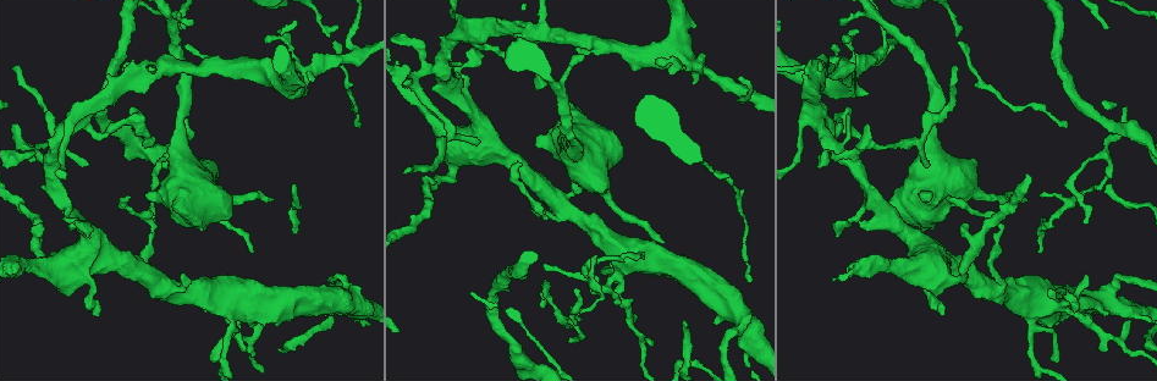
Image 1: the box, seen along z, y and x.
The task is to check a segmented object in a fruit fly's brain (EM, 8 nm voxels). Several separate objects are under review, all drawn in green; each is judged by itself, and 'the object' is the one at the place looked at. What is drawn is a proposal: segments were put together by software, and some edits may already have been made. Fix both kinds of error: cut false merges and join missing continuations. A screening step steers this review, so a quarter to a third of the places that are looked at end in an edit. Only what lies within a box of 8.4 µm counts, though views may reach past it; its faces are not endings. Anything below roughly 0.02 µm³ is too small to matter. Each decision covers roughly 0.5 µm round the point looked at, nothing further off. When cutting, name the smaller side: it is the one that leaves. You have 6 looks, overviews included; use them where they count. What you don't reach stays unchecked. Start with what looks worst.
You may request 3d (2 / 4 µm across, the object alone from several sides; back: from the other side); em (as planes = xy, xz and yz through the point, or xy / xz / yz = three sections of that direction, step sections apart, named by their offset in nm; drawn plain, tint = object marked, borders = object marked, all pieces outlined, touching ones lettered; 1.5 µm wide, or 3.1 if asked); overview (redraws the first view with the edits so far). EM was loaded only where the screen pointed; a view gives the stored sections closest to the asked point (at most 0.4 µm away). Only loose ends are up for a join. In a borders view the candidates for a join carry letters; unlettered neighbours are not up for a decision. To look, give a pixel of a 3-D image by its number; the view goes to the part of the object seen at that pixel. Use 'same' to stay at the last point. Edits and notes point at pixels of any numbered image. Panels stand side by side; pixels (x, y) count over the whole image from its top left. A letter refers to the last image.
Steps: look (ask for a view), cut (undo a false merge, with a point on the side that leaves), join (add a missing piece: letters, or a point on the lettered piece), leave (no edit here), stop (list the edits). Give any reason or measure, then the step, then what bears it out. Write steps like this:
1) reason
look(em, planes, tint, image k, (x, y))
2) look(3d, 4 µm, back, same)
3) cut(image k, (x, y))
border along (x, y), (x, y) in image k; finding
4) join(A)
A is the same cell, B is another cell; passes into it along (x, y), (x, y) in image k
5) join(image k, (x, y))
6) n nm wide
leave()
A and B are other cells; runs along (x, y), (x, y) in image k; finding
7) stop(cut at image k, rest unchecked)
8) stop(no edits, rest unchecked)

look(em, xy, step 4, tint, image 1, (1089, 220))

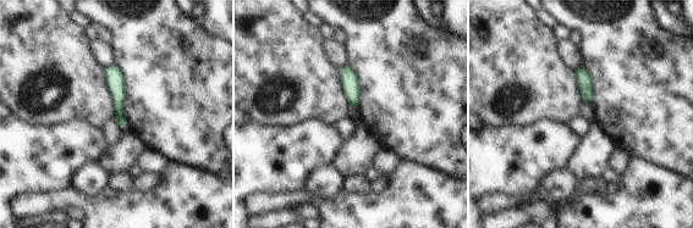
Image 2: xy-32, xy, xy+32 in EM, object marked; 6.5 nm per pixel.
look(em, planes, borders, same)

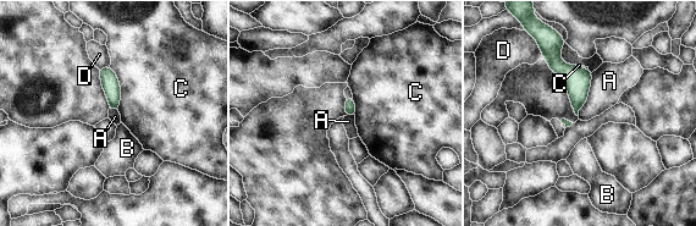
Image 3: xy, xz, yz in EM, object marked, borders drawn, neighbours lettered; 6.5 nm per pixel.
leave()
A, B, C and D are other cells; border along (592, 72), (589, 97), (578, 115) in image 3; none of them fits

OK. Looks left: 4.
free end
look(em, xz, step 4, tint, image 1, (961, 26))

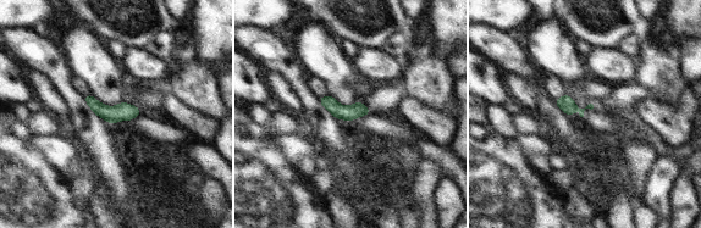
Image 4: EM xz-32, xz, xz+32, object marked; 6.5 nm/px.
cut it another way
look(em, planes, borders, same)

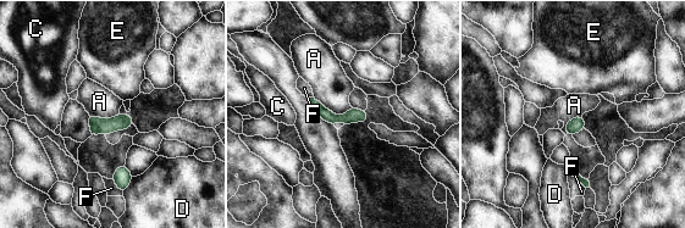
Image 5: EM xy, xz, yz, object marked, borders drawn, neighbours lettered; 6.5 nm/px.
100 nm wide
leave()
A, C, D, E and F are other cells; runs along (314, 103), (332, 118), (364, 117) in image 5; none of them fits

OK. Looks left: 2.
free end
look(em, planes, borders, image 1, (88, 236))

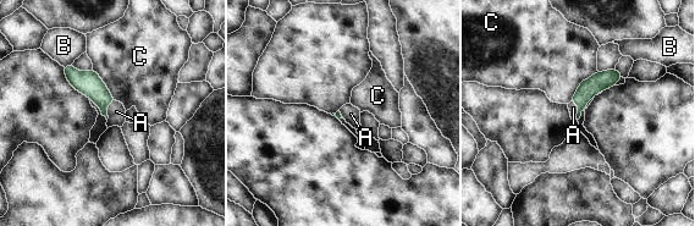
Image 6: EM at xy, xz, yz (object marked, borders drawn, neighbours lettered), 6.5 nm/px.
join(A)
A is the same cell, B and C are other cells; passes into it along (600, 81), (578, 110), (573, 108) in image 6; the neuron continues

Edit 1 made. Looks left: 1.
stop(join at image 6, rest unchecked)

